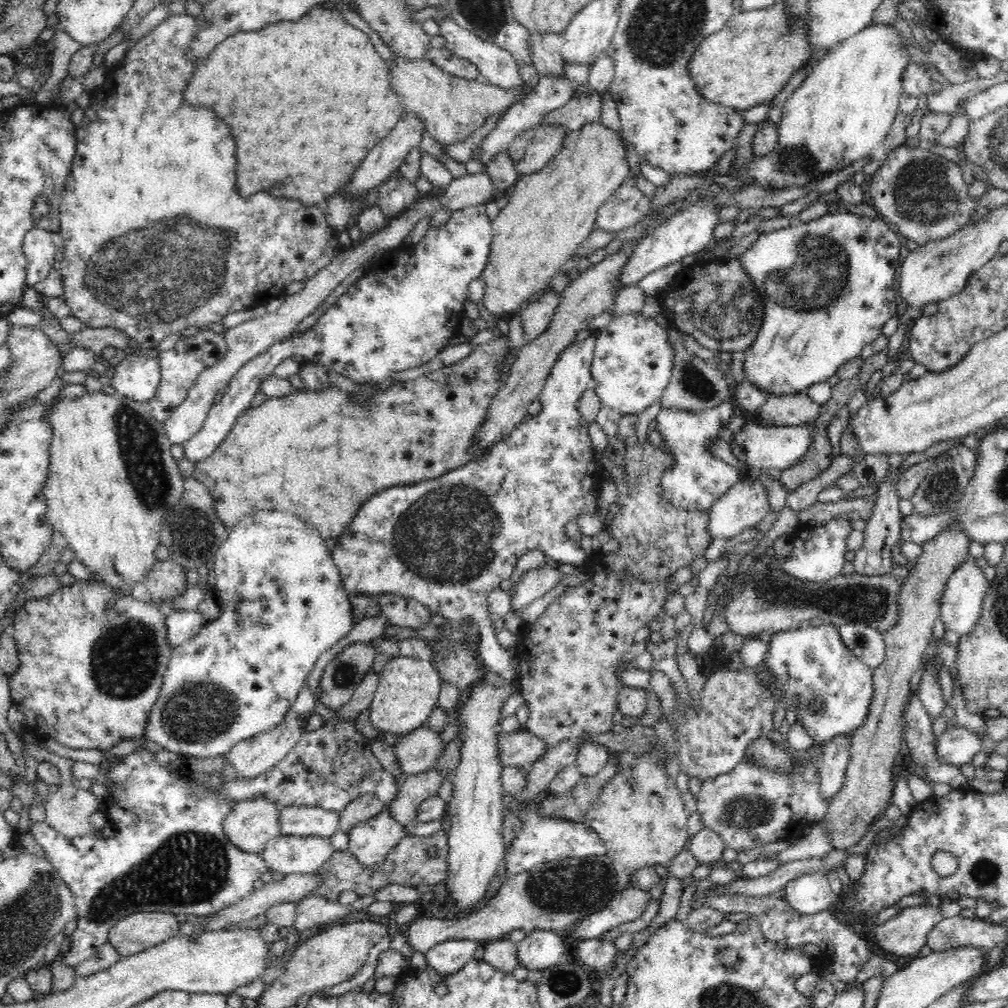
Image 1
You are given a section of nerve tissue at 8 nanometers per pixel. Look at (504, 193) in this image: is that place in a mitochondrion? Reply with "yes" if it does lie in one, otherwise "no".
no

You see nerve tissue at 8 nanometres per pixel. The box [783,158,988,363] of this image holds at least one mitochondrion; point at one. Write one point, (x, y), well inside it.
(943, 255)

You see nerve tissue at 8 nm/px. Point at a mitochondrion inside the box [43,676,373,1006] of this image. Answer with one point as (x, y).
(191, 866)

